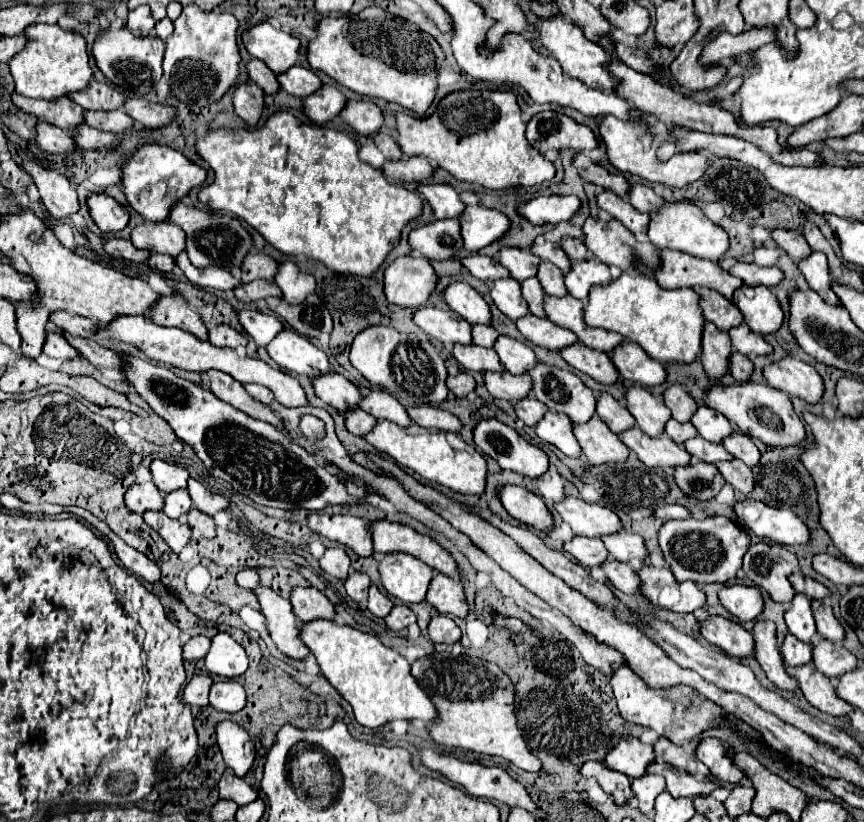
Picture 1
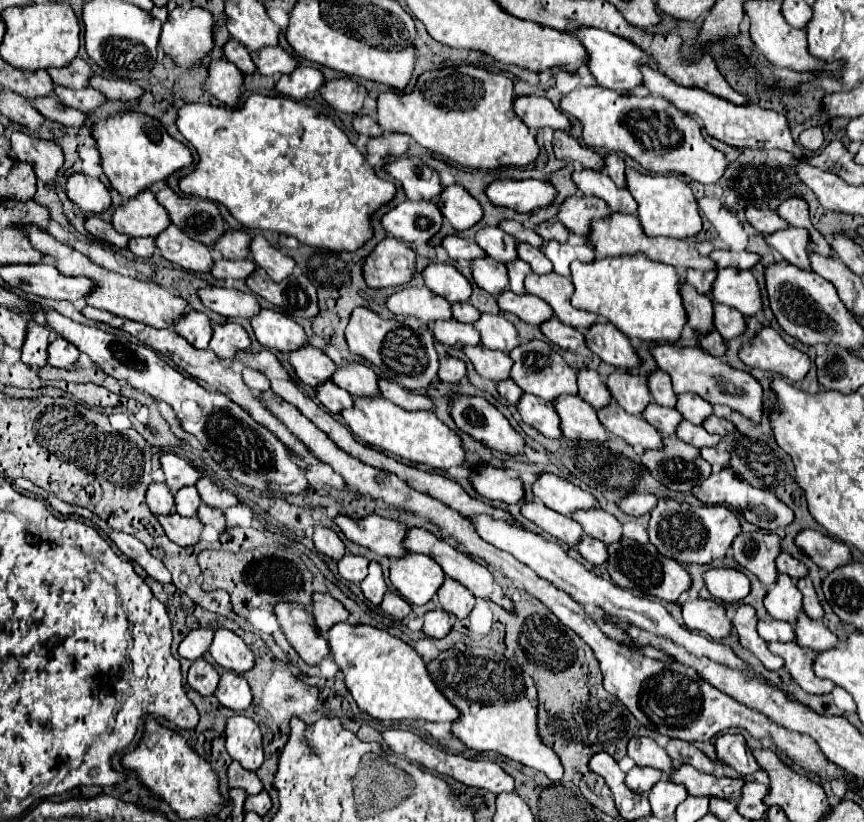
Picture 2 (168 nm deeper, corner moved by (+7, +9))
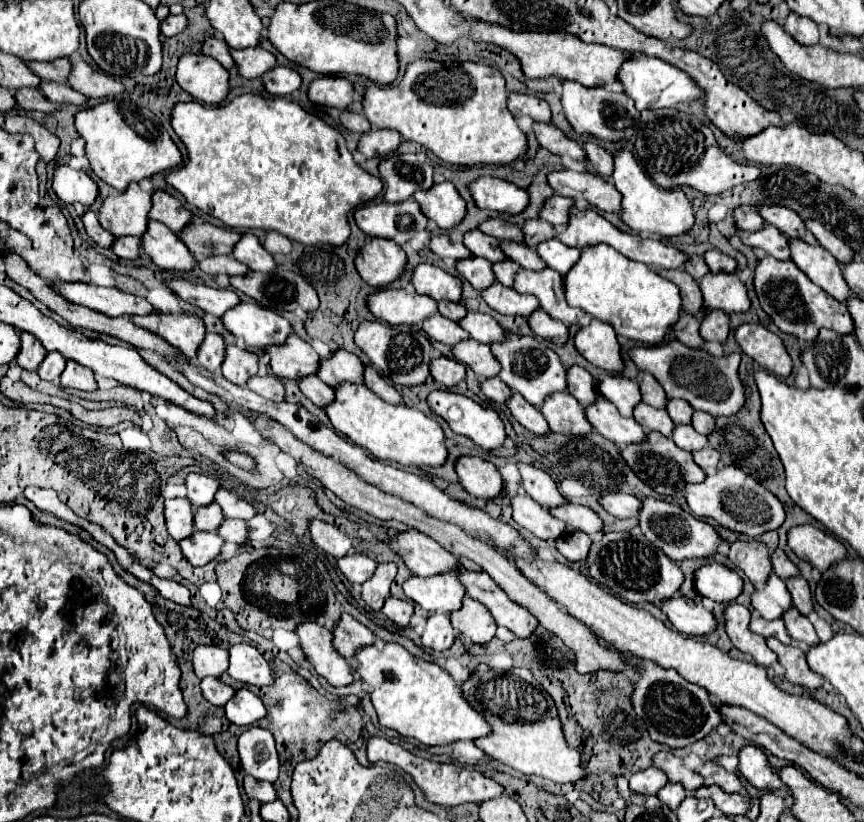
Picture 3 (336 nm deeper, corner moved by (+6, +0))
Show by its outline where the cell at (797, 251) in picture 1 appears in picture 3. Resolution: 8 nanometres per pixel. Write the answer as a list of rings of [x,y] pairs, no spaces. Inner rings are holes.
[[[739,206],[735,212],[735,224],[739,230],[747,230],[747,232],[757,232],[759,228],[765,226],[765,220],[761,220],[761,214],[751,208],[751,206]]]

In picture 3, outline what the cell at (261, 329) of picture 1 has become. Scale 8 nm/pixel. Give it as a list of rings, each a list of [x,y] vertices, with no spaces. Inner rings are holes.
[[[171,280],[167,282],[167,286],[183,300],[191,302],[193,306],[199,306],[201,310],[215,314],[215,316],[223,316],[229,308],[235,308],[237,304],[241,304],[239,296],[235,294],[235,290],[219,290],[219,288],[211,288],[205,284],[191,284],[185,280]]]

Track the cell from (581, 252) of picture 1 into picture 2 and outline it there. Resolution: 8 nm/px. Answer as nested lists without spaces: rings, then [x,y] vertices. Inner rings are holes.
[[[544,221],[544,223],[540,223],[538,227],[536,227],[536,233],[544,239],[544,241],[550,241],[550,239],[554,239],[554,241],[560,241],[560,243],[564,243],[566,239],[568,239],[568,229],[560,223],[560,221],[554,221],[554,223],[550,223],[550,221]]]

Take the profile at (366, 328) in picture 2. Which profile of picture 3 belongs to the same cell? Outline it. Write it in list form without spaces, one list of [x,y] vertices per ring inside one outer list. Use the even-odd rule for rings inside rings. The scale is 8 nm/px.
[[[361,322],[355,332],[355,344],[367,354],[371,364],[395,386],[419,386],[429,378],[431,342],[417,326],[389,326],[381,322]]]

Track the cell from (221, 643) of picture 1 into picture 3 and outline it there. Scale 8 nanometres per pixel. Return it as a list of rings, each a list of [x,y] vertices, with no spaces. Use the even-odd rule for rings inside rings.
[[[233,644],[229,648],[229,668],[227,674],[249,686],[269,686],[273,684],[271,668],[267,660],[249,644]]]

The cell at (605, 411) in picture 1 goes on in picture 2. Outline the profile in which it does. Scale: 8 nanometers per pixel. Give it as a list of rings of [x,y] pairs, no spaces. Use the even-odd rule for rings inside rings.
[[[592,369],[578,371],[578,395],[590,403],[594,409],[606,407],[610,403],[610,391],[604,387],[600,375]]]

